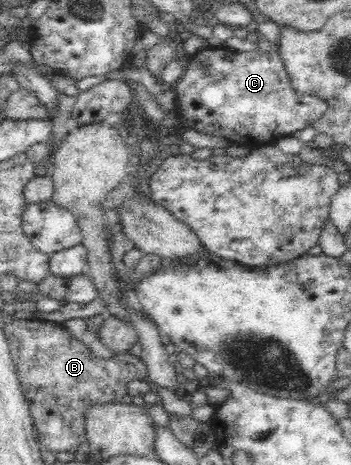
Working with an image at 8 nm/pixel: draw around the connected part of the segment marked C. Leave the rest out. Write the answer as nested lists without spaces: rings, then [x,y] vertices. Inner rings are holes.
[[[213,45],[190,57],[185,74],[171,84],[171,89],[176,94],[175,107],[178,119],[187,129],[223,136],[231,144],[242,145],[250,150],[265,144],[275,145],[276,140],[316,122],[326,111],[326,102],[321,98],[299,95],[293,91],[277,49],[266,54],[260,49],[238,52],[226,46]]]

